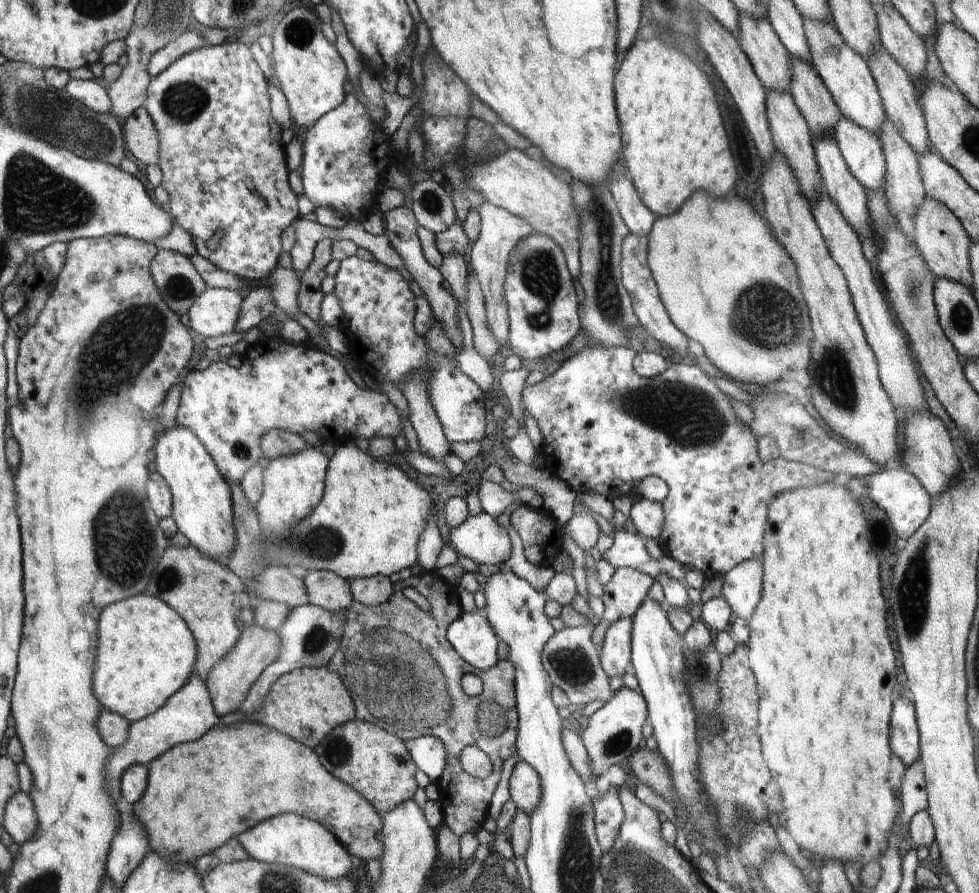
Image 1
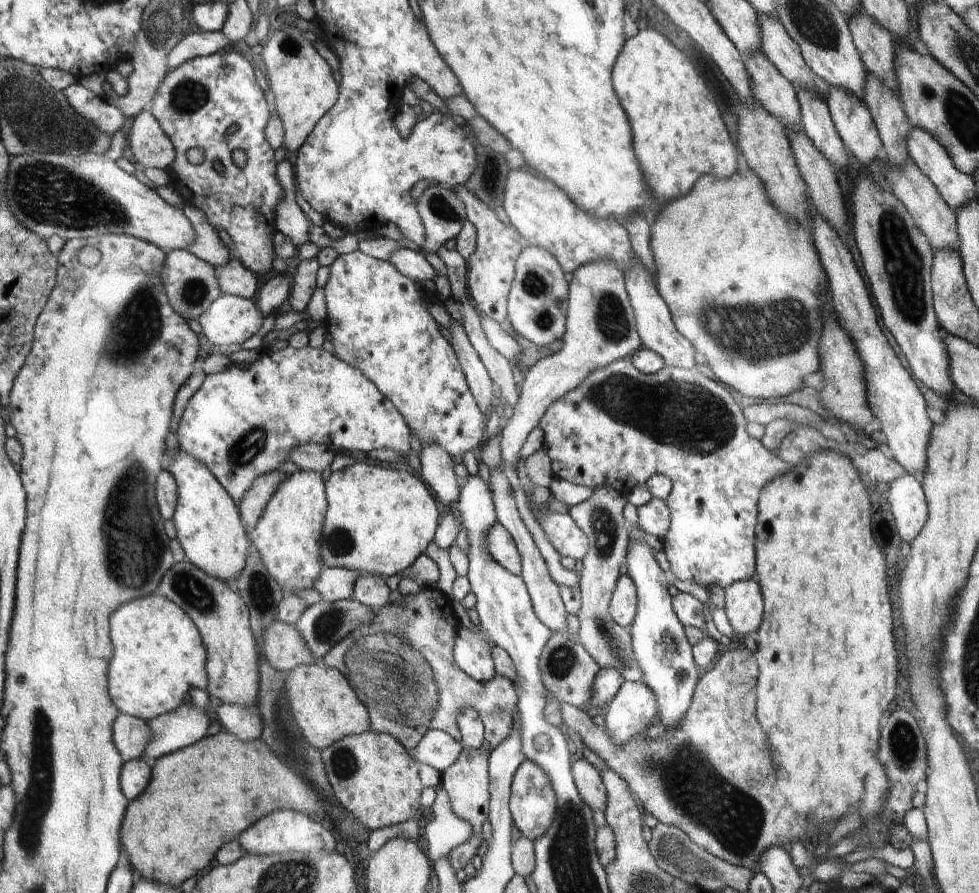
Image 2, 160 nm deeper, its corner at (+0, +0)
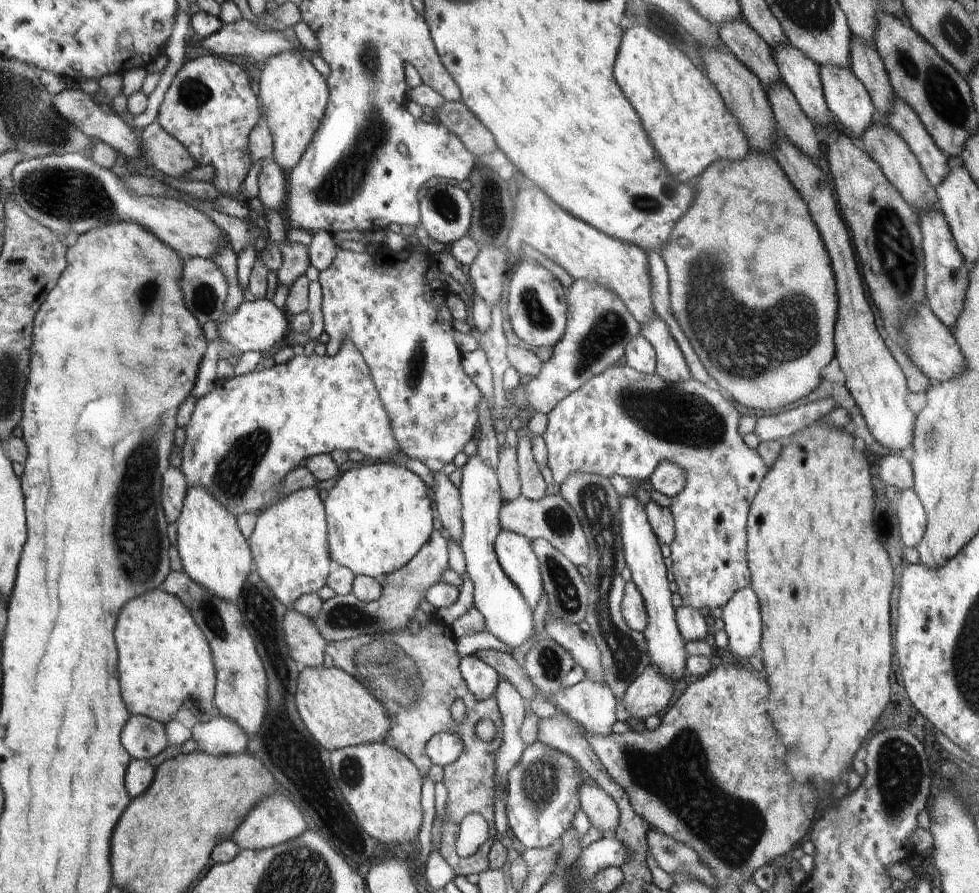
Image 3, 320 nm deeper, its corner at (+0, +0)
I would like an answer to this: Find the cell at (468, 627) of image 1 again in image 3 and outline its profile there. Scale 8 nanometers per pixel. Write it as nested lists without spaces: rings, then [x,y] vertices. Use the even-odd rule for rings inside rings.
[[[477,653],[462,657],[461,672],[466,685],[482,700],[490,698],[497,691],[501,678],[500,674],[485,661],[482,661]]]

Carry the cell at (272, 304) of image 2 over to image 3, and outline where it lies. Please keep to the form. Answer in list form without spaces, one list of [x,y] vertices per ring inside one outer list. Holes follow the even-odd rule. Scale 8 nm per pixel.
[[[284,241],[278,246],[283,259],[277,277],[289,287],[298,276],[305,274],[306,268],[310,266],[309,248],[298,241]]]

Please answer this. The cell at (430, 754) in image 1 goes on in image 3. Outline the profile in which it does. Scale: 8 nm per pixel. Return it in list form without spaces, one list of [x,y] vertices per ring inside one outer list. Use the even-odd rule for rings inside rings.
[[[443,731],[431,738],[429,743],[426,744],[426,753],[429,756],[431,765],[442,767],[455,763],[464,749],[464,742],[454,732]]]

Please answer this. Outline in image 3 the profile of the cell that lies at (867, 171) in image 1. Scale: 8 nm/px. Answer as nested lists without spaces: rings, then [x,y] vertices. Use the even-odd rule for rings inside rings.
[[[828,63],[820,65],[819,70],[825,97],[829,102],[830,112],[833,112],[835,122],[842,124],[844,133],[854,140],[862,138],[872,127],[872,122],[876,121],[876,108],[868,89],[850,68],[837,67]]]

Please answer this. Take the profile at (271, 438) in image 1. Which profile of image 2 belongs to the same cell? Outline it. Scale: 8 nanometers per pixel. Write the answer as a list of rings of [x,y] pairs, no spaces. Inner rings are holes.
[[[308,443],[292,448],[288,459],[302,471],[322,472],[326,466],[334,462],[335,454],[331,447]]]

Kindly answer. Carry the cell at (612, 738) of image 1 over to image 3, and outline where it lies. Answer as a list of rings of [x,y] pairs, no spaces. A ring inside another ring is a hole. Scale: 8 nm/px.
[[[651,665],[626,688],[622,704],[630,712],[631,720],[643,725],[646,719],[657,716],[670,704],[674,687],[674,682]]]

